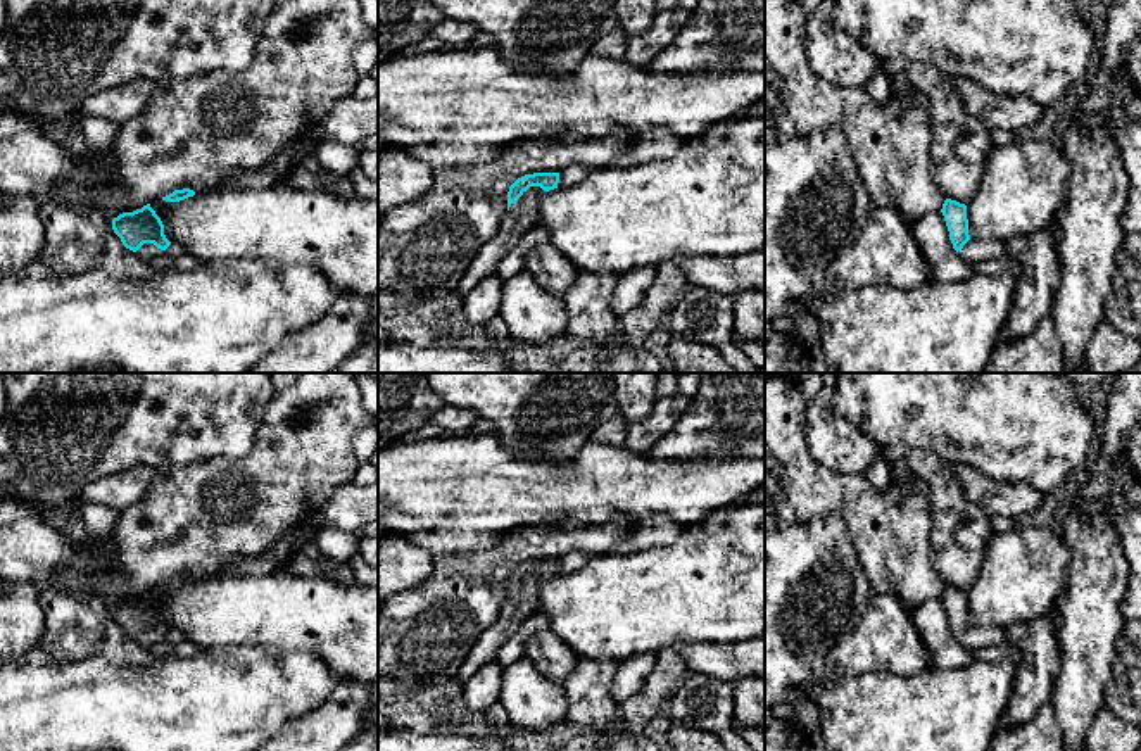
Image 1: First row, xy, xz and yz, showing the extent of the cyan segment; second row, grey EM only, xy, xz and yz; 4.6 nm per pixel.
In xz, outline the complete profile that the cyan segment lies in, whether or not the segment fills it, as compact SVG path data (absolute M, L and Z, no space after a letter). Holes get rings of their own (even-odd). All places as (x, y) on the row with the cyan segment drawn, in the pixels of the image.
M533 173L518 178L507 192L507 212L497 233L485 242L463 275L456 295L464 299L480 280L492 275L501 259L513 252L526 231L537 226L537 200L544 192L558 188L559 173Z

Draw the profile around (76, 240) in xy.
M45 200L38 205L45 240L38 259L59 276L78 276L102 269L117 278L148 280L157 275L148 261L126 249L112 230L112 218L102 209L79 209Z

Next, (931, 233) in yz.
M941 211L925 214L911 226L915 242L930 264L930 276L941 281L963 281L975 273L970 262L953 249Z

